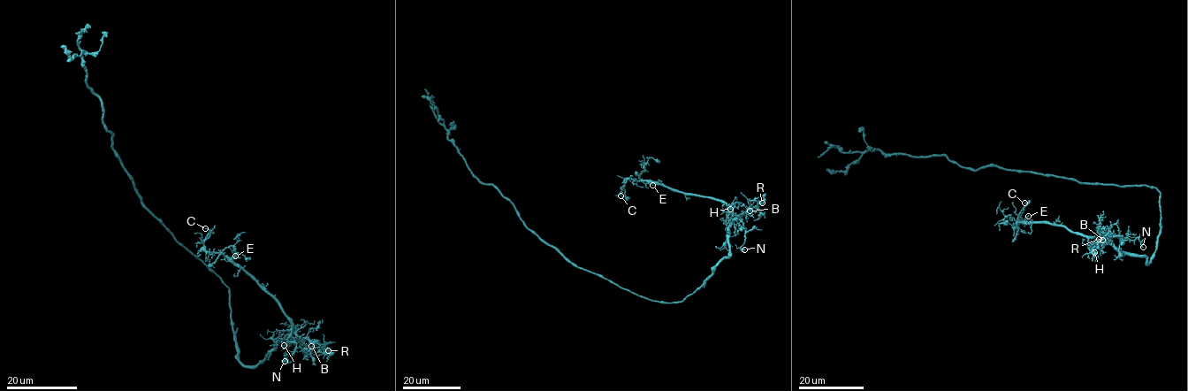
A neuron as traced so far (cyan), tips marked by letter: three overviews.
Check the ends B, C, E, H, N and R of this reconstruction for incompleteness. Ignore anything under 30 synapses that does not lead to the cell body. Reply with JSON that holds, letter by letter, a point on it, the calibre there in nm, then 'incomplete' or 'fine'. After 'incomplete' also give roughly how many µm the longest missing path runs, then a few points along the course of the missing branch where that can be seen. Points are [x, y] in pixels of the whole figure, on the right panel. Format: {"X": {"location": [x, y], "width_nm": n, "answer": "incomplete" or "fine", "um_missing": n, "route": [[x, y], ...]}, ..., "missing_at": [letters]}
{"B": {"location": [1102, 240], "width_nm": 190, "answer": "fine"}, "C": {"location": [1024, 203], "width_nm": 130, "answer": "fine"}, "E": {"location": [1028, 216], "width_nm": 170, "answer": "fine"}, "H": {"location": [1094, 252], "width_nm": 140, "answer": "fine"}, "N": {"location": [1143, 247], "width_nm": 160, "answer": "fine"}, "R": {"location": [1099, 239], "width_nm": 130, "answer": "fine"}, "missing_at": []}

